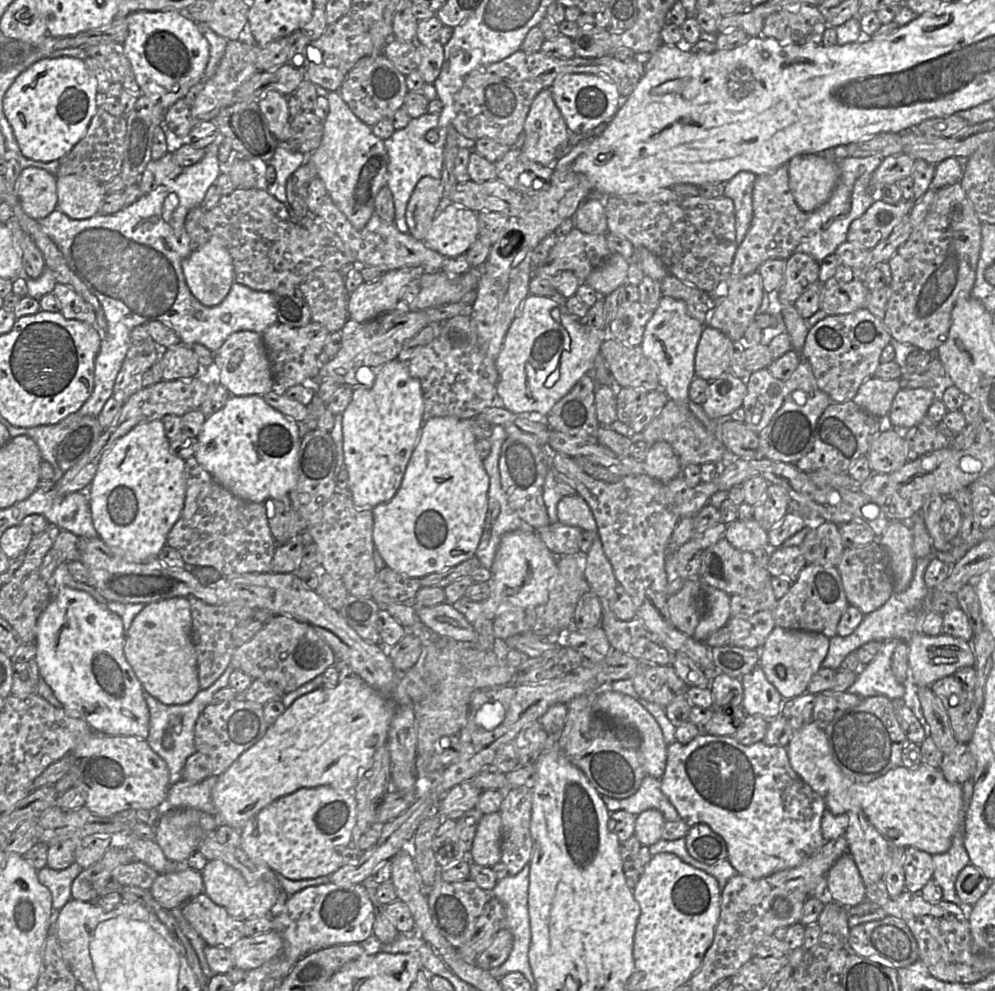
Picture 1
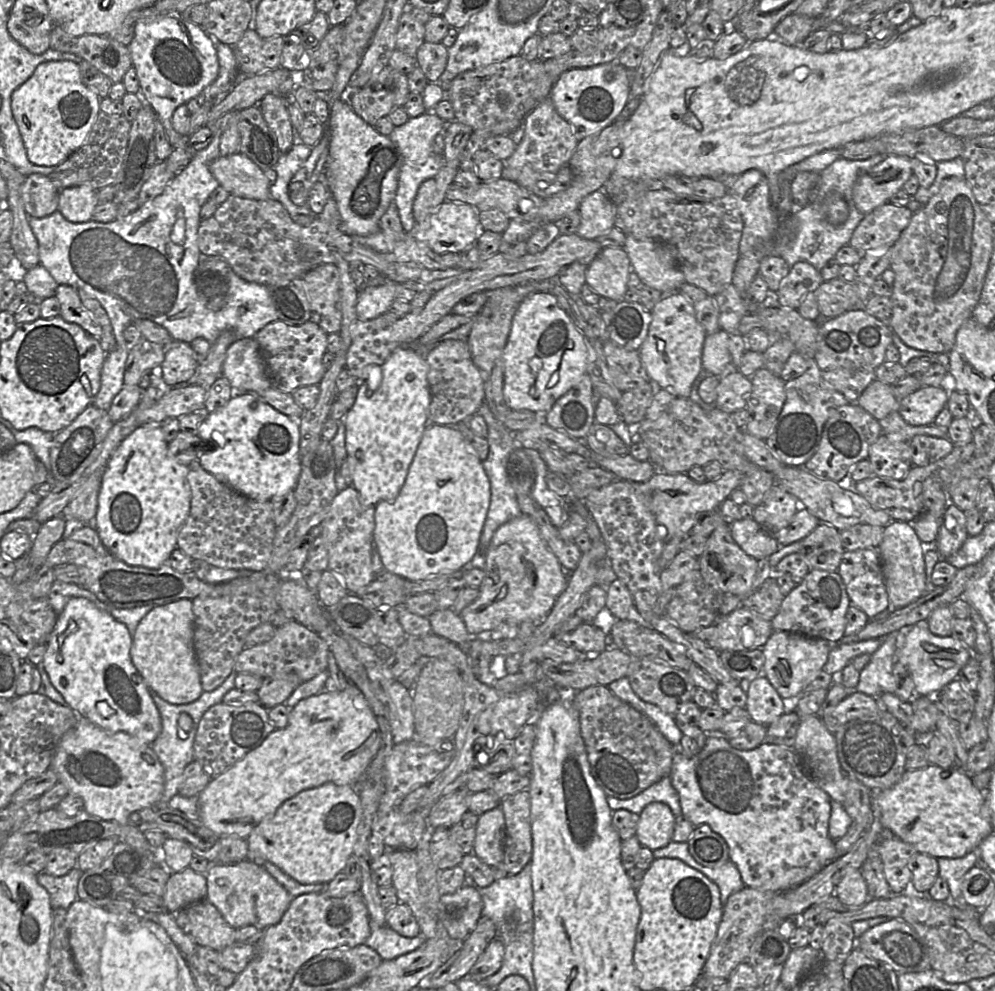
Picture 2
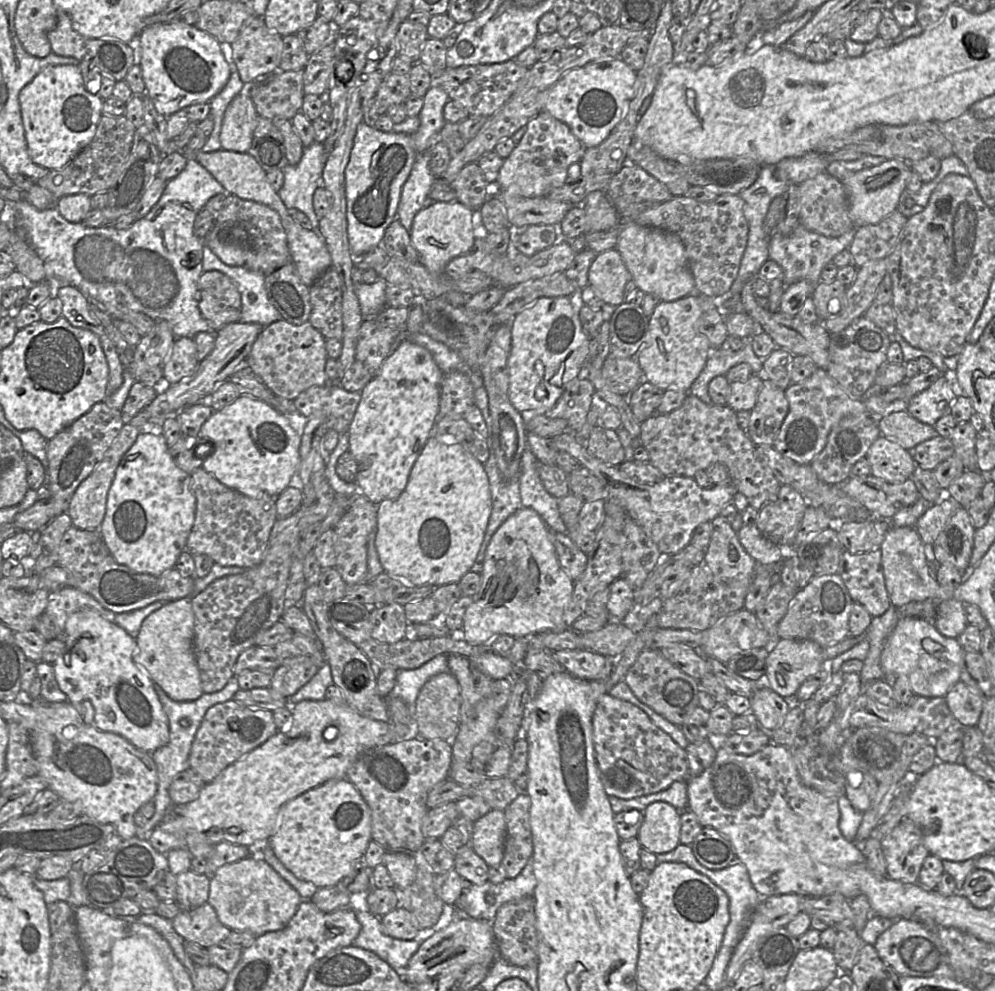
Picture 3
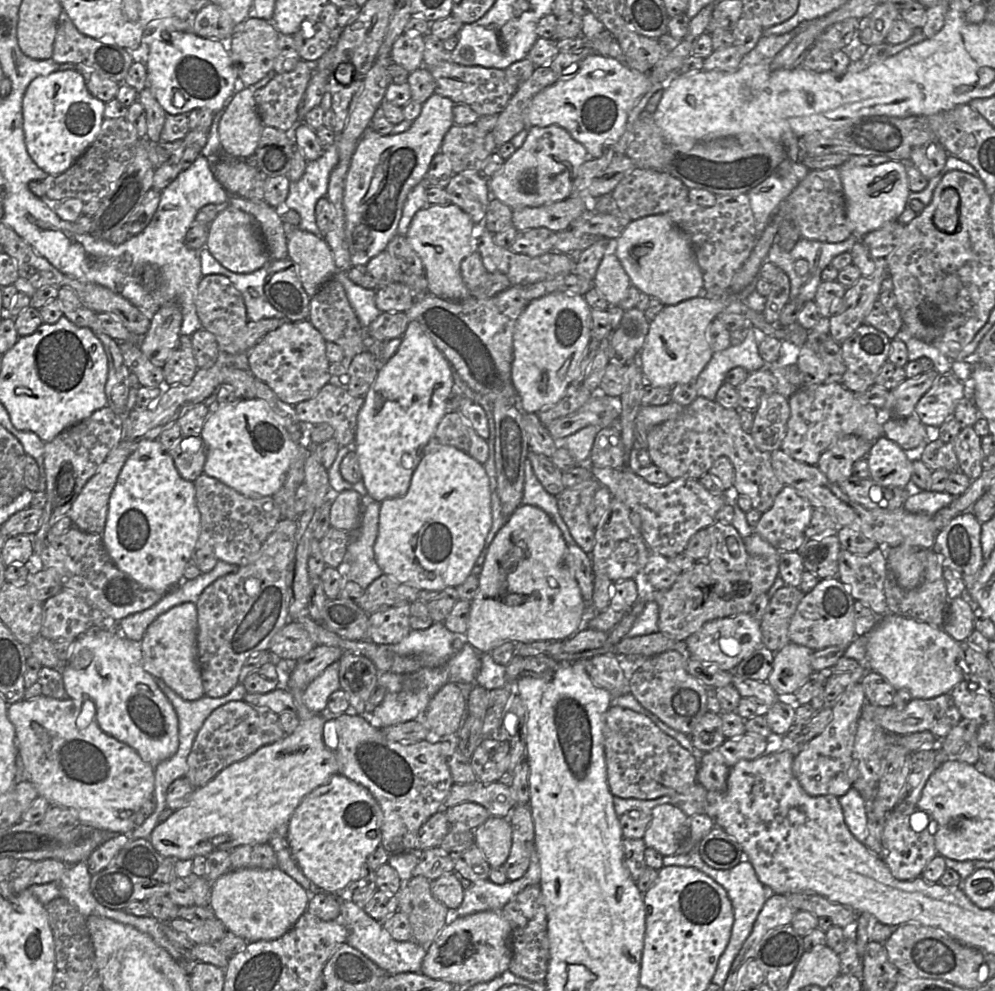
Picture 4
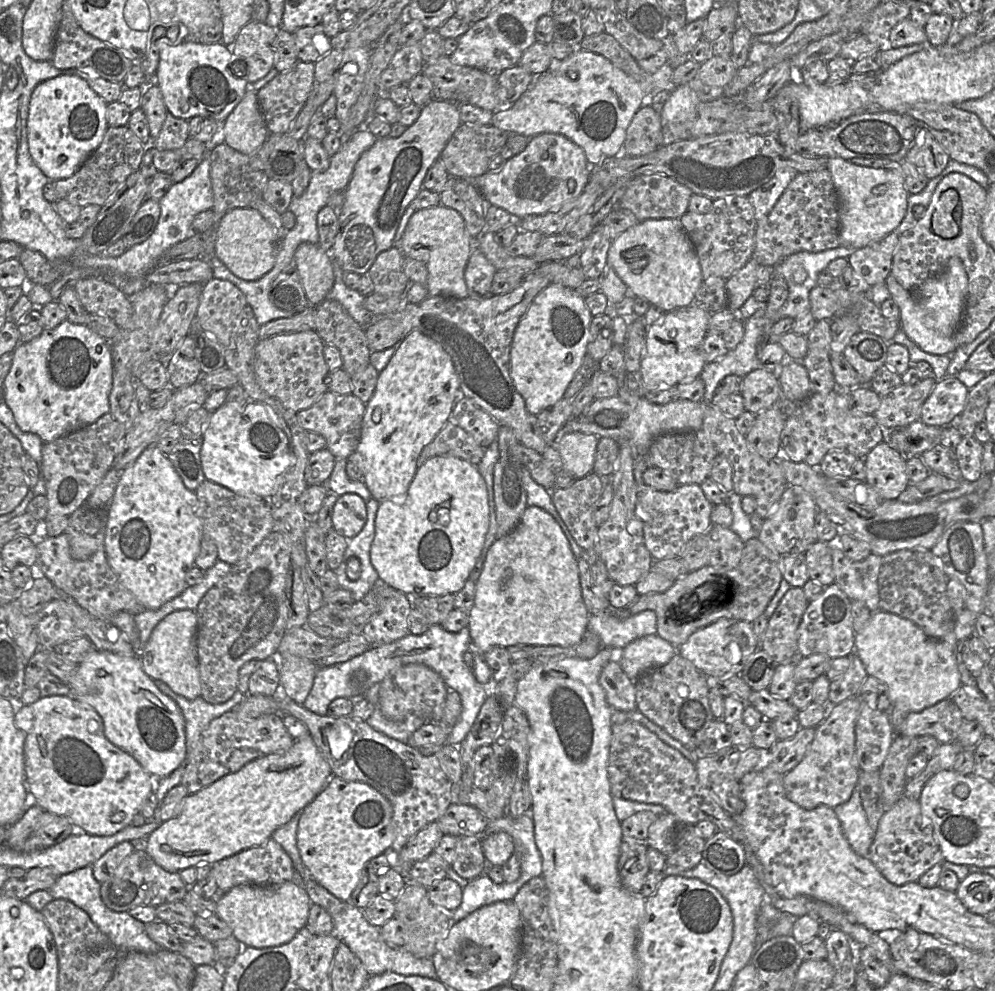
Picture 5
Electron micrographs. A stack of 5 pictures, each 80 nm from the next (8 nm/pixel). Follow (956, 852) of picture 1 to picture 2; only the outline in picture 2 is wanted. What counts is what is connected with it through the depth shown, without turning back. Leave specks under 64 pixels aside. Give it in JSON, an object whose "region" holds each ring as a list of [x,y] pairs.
{"region":[[[977,851],[968,853],[961,858],[937,858],[939,874],[947,881],[950,891],[950,900],[962,901],[962,880],[964,875],[976,865],[978,859]]]}

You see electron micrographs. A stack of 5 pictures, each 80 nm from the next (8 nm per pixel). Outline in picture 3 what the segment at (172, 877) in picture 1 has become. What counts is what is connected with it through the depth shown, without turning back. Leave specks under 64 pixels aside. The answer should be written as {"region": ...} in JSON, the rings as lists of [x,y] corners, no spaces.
{"region":[[[192,870],[176,877],[176,903],[182,909],[190,909],[208,902],[210,879],[206,874],[197,874]]]}

